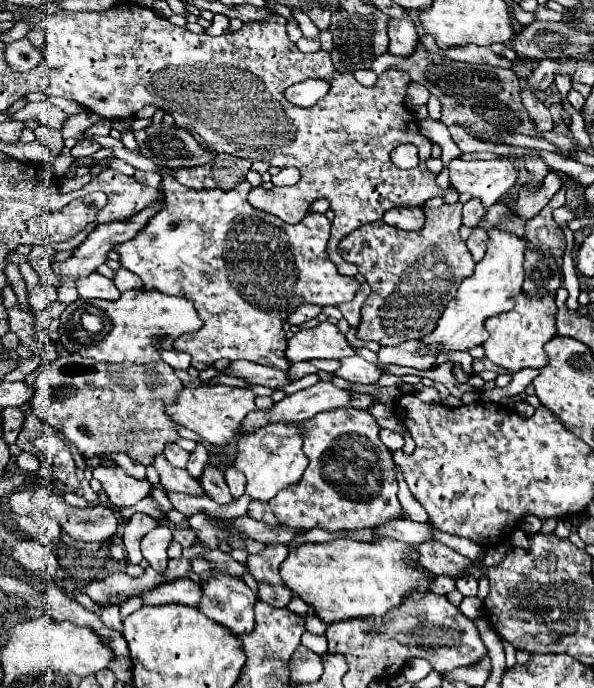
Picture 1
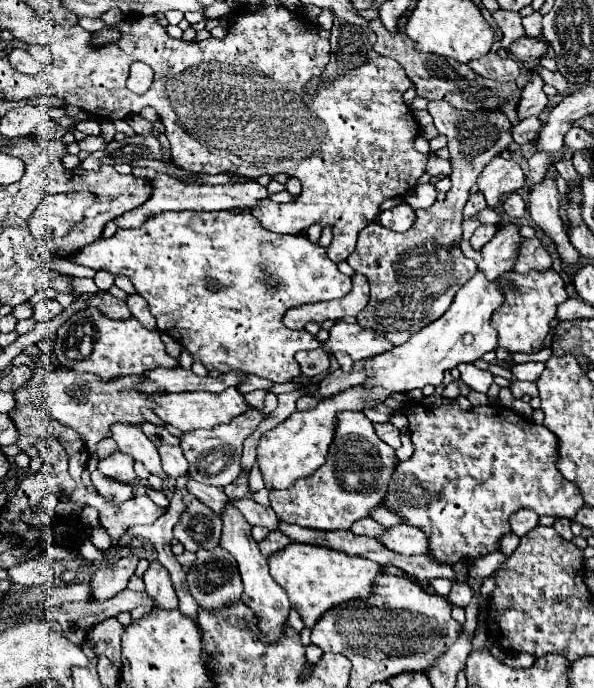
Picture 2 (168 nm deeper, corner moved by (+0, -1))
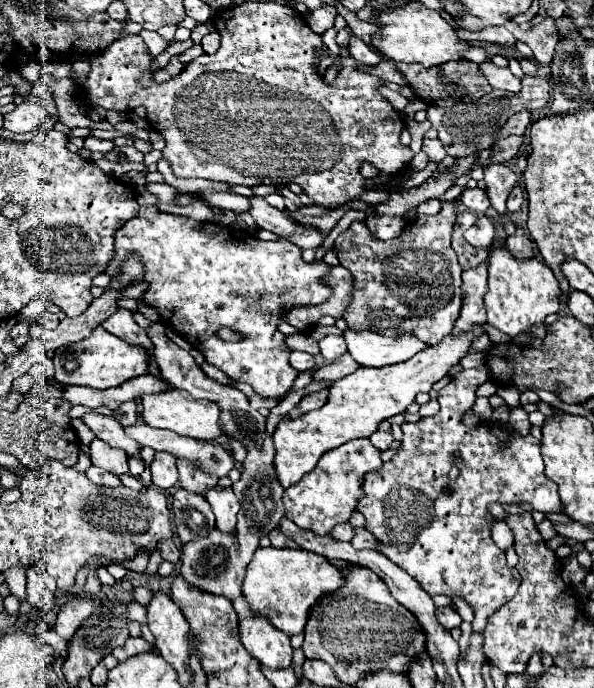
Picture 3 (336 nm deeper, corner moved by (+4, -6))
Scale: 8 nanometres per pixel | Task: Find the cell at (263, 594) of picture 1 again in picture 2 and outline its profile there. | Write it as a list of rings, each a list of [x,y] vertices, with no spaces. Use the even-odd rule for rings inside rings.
[[[228,504],[224,514],[222,514],[222,522],[224,522],[224,528],[222,528],[222,538],[220,538],[220,546],[226,548],[238,562],[238,570],[240,570],[240,576],[242,576],[242,582],[244,582],[244,604],[250,606],[256,616],[260,618],[260,628],[264,630],[264,634],[274,640],[278,638],[280,630],[282,630],[282,624],[286,622],[288,618],[288,612],[290,612],[290,600],[288,600],[288,594],[286,590],[282,590],[274,578],[270,576],[270,570],[268,570],[268,562],[266,558],[260,554],[260,548],[258,544],[252,540],[250,536],[250,530],[252,526],[244,520],[244,516],[232,506]]]

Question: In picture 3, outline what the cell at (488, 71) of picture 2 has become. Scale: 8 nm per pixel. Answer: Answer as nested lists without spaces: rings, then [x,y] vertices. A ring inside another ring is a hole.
[[[486,61],[480,65],[480,71],[484,73],[484,77],[488,79],[488,83],[494,87],[494,89],[504,89],[504,91],[510,91],[510,93],[518,93],[522,89],[522,83],[518,77],[514,77],[510,73],[508,67],[496,67],[494,63]]]

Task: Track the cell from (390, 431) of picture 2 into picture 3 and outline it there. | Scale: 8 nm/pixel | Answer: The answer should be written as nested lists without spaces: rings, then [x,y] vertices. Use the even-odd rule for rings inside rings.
[[[388,421],[380,423],[378,431],[370,435],[370,443],[372,443],[376,449],[380,449],[380,451],[386,451],[392,441],[394,441],[394,439],[392,439],[392,431],[390,431],[390,423],[388,423]]]

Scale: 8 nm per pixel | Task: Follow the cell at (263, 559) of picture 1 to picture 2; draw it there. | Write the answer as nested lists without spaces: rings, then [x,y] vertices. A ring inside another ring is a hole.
[[[270,532],[268,538],[264,542],[260,542],[260,552],[262,552],[264,558],[268,558],[270,554],[286,548],[288,544],[290,544],[290,540],[282,532]]]

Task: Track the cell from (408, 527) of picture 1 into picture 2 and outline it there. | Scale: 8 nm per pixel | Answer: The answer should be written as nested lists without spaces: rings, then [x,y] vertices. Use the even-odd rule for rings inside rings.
[[[364,518],[360,522],[354,522],[352,528],[350,528],[354,534],[366,534],[370,538],[380,538],[386,534],[386,526],[382,526],[380,522],[376,522],[374,518]]]

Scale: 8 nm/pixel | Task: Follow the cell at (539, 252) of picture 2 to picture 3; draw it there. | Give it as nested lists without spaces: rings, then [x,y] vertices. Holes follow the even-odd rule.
[[[518,227],[514,235],[510,235],[506,239],[506,247],[516,255],[516,257],[532,257],[534,255],[534,243],[530,239],[530,235]]]

